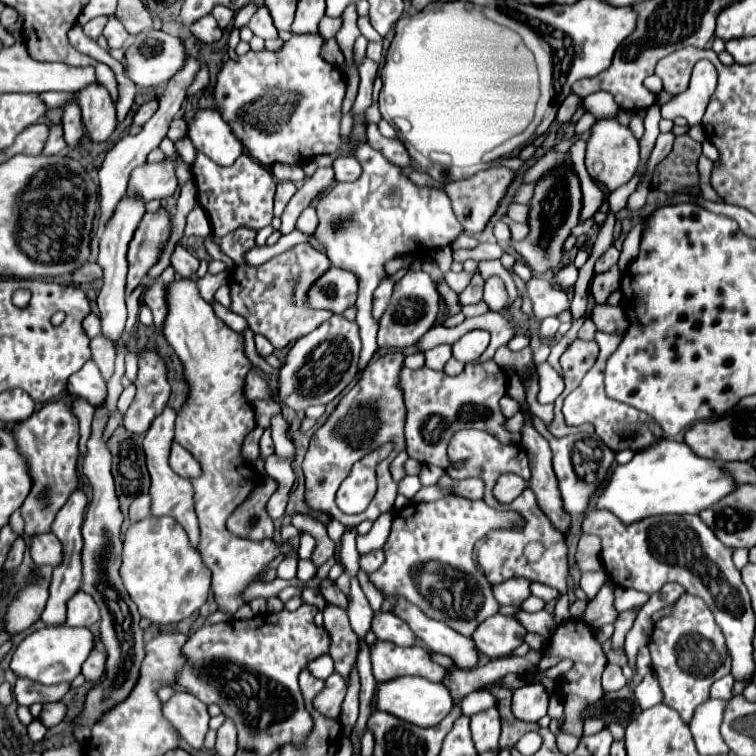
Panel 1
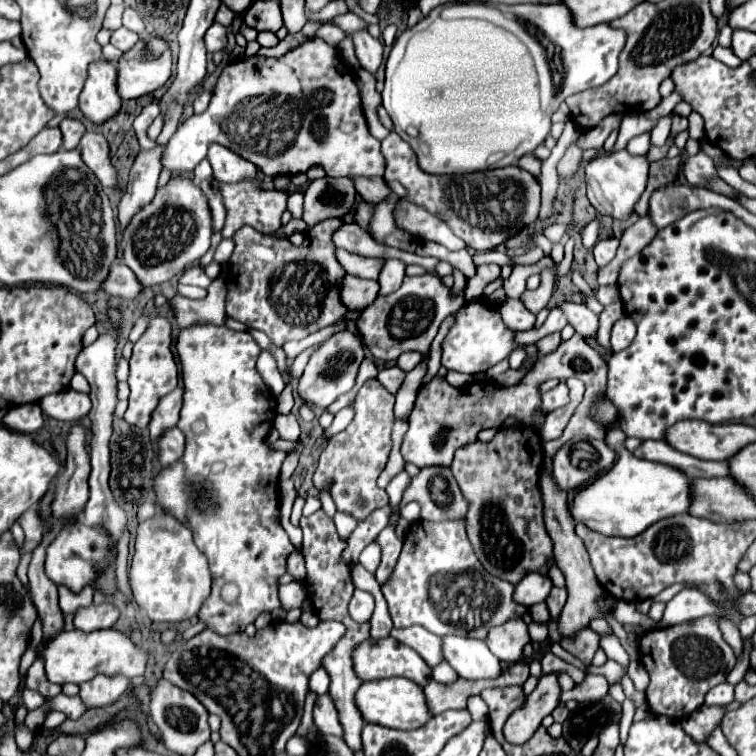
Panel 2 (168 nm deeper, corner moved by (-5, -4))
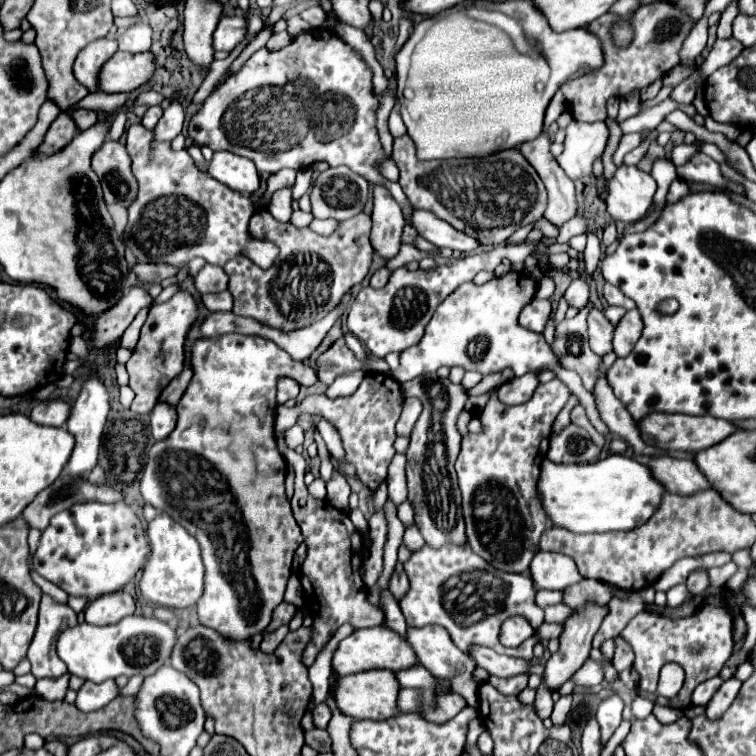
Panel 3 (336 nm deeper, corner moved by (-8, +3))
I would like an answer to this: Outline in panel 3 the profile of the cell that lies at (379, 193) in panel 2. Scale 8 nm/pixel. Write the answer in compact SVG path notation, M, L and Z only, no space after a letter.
M414 210L412 224L418 230L418 234L422 238L426 238L428 242L432 242L434 246L440 246L440 248L446 246L446 248L458 250L462 254L470 254L480 248L480 242L476 242L472 236L452 228L448 222L432 216L430 212Z

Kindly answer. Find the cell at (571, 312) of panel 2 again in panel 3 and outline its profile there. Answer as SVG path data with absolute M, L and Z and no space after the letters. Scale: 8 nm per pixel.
M594 308L588 316L588 332L590 332L590 348L594 354L604 356L612 352L612 332L614 326L608 322L602 310Z

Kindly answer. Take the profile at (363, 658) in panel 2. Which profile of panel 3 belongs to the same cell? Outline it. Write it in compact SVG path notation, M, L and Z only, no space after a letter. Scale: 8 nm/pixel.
M374 626L374 628L358 628L348 638L340 640L332 656L332 672L336 672L338 676L346 676L352 672L362 672L362 670L374 670L374 668L396 672L402 668L410 668L416 662L418 662L416 654L412 652L406 640L402 640L396 632L388 630L386 626Z

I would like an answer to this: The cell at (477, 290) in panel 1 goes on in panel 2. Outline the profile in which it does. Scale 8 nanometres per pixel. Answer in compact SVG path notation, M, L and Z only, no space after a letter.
M543 257L537 265L515 265L512 269L511 275L503 280L503 289L506 291L506 296L511 298L520 299L525 291L525 283L527 283L527 277L533 275L533 273L539 273L543 271L543 267L549 267L553 265L553 261L549 257Z

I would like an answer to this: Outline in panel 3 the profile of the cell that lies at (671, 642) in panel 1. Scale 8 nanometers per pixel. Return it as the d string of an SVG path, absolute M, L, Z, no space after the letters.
M706 604L696 614L686 618L676 618L676 620L644 610L628 622L628 626L620 632L620 636L634 650L632 668L640 674L638 688L644 692L656 692L658 674L666 662L678 662L682 668L686 668L686 682L680 694L672 700L666 700L662 696L658 696L656 700L662 706L674 706L674 708L686 708L690 704L690 696L696 684L704 682L706 678L718 676L720 668L724 666L724 662L730 658L734 650L732 616L722 604Z

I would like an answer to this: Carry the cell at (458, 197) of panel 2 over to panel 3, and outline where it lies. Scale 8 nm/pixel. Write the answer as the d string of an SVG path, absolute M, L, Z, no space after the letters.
M406 134L402 138L394 140L394 154L392 160L396 162L400 170L398 184L406 192L410 204L416 210L428 210L436 214L440 220L448 222L450 226L458 228L460 232L466 232L468 236L474 236L484 246L500 246L504 240L514 234L520 226L534 224L542 218L546 210L546 188L536 174L536 170L530 166L530 162L522 156L518 148L508 148L494 152L484 158L468 158L468 160L430 160L422 162L416 158L416 146L412 138Z

